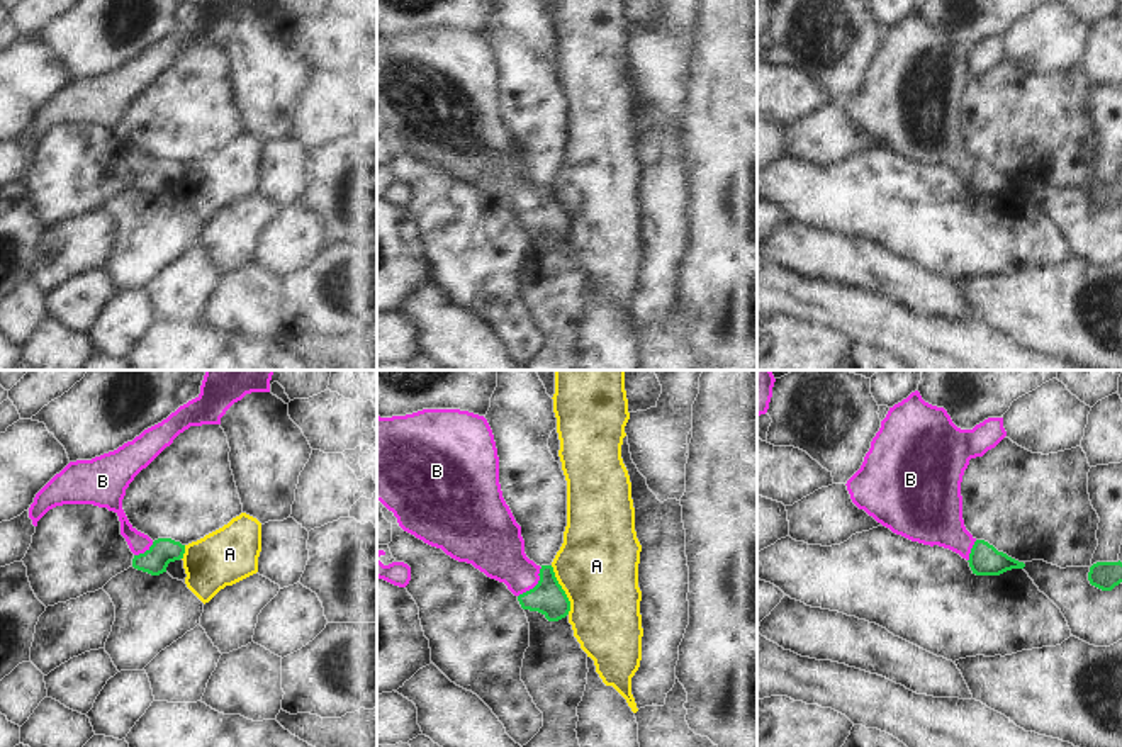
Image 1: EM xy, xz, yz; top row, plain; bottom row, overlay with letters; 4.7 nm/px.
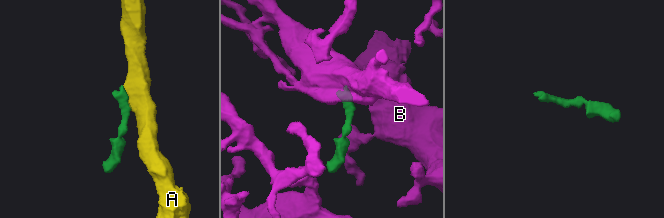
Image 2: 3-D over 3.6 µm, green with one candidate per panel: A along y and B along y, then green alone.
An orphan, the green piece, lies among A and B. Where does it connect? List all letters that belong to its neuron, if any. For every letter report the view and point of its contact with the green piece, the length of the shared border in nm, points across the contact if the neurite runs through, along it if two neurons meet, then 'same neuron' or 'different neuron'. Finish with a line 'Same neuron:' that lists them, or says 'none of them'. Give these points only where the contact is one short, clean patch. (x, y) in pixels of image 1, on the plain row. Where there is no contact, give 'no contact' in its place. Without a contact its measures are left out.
A: contact xz (562, 209); length 240 nm; border xz (550, 185), (569, 221), (569, 233); different neuron
B: contact xz (537, 204); length 180 nm; way xz (549, 218), (537, 204), (498, 168); same neuron
Same neuron: B

